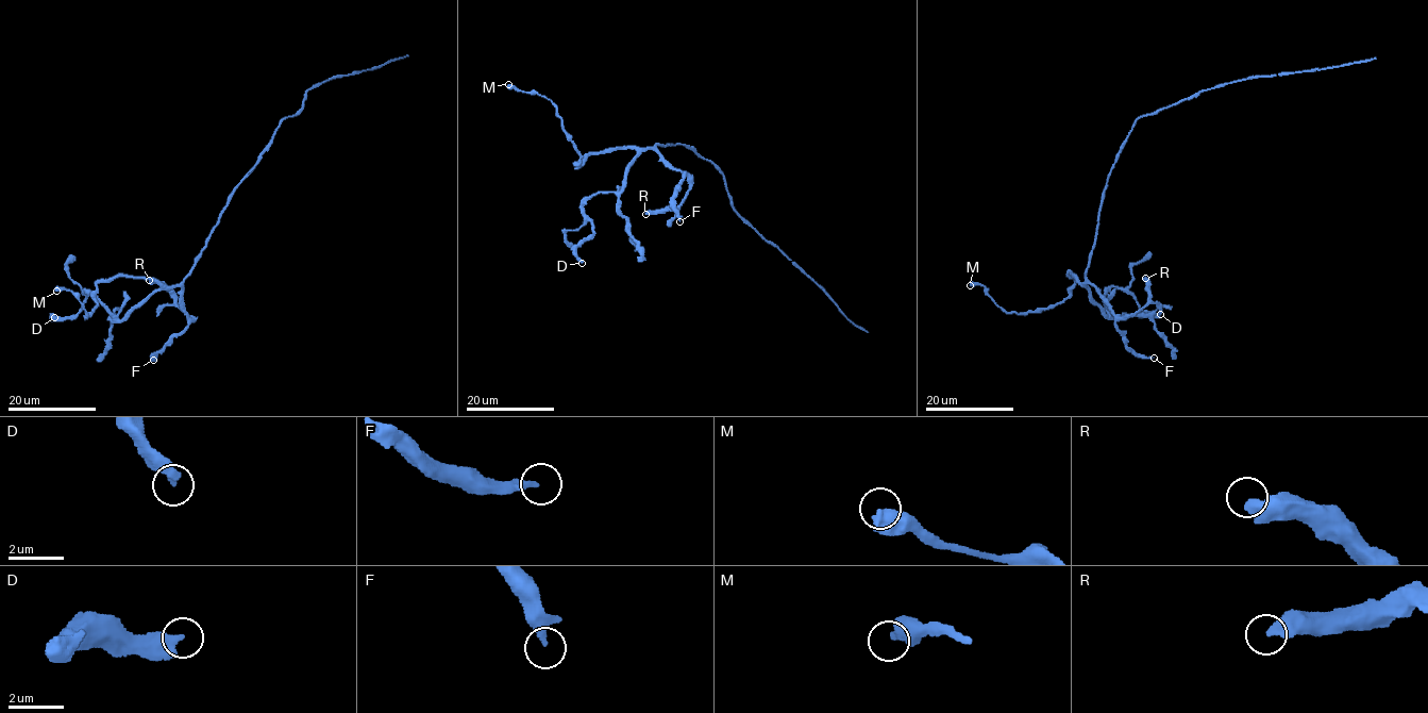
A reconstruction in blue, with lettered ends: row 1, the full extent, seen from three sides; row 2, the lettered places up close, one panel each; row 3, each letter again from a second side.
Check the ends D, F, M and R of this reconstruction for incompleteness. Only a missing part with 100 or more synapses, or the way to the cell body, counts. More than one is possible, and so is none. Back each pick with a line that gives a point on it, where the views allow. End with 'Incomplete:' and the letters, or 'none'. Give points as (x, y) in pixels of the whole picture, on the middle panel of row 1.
Incomplete: none

